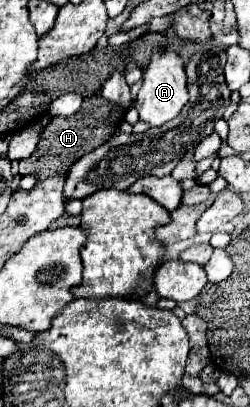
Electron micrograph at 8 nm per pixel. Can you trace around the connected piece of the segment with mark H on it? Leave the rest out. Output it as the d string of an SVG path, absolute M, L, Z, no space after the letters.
M99 94L87 96L77 114L73 114L69 118L53 118L45 126L43 136L37 144L37 150L29 158L19 160L19 174L21 176L31 174L37 180L45 180L47 176L55 176L55 174L65 174L75 160L79 160L87 152L95 150L97 146L101 146L105 140L109 140L115 134L111 122L113 120L111 120L109 102L105 98L101 98Z

